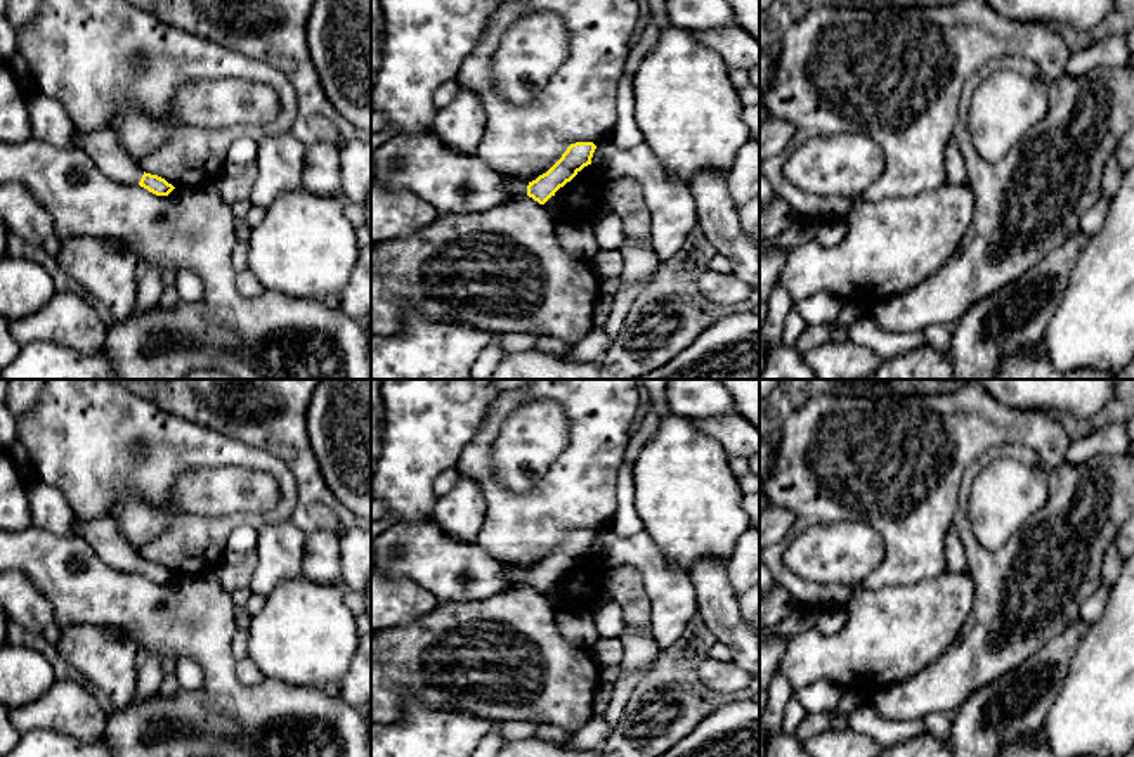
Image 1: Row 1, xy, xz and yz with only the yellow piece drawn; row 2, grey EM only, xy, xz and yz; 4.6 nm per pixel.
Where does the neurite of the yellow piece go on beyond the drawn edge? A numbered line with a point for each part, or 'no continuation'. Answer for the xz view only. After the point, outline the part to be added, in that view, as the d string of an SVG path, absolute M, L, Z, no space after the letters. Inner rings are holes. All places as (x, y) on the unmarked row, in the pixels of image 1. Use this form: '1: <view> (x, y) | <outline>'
1: xz (515, 575) | M512 566L506 572L506 580L508 580L508 584L524 586L524 584L527 584L527 573L529 573L529 570Z

